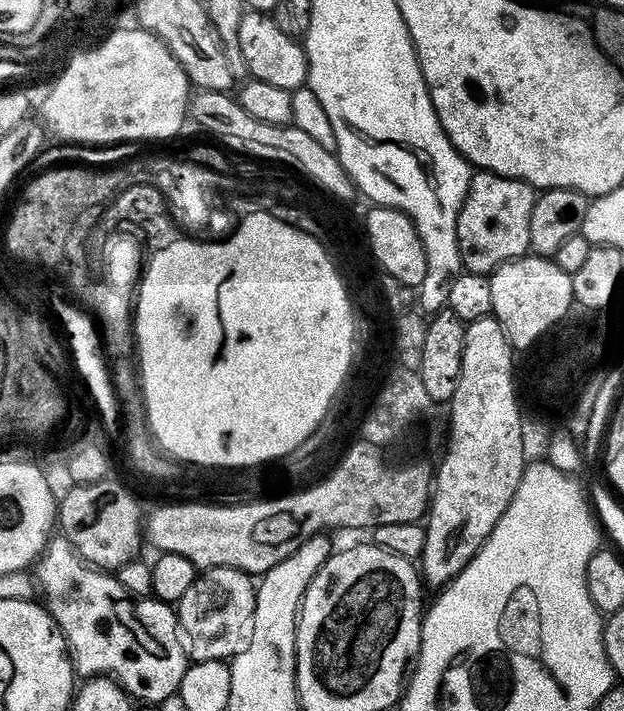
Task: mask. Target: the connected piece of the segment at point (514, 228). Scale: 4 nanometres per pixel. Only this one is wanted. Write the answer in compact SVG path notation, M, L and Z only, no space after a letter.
M473 171L472 182L456 219L460 263L469 272L491 274L506 262L516 260L530 249L530 210L537 193L524 180Z

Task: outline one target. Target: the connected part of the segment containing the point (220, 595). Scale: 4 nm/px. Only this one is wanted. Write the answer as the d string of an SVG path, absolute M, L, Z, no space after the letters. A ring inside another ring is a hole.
M212 567L197 575L178 605L178 631L189 661L228 662L250 646L250 637L254 635L256 585L249 573L234 567Z

